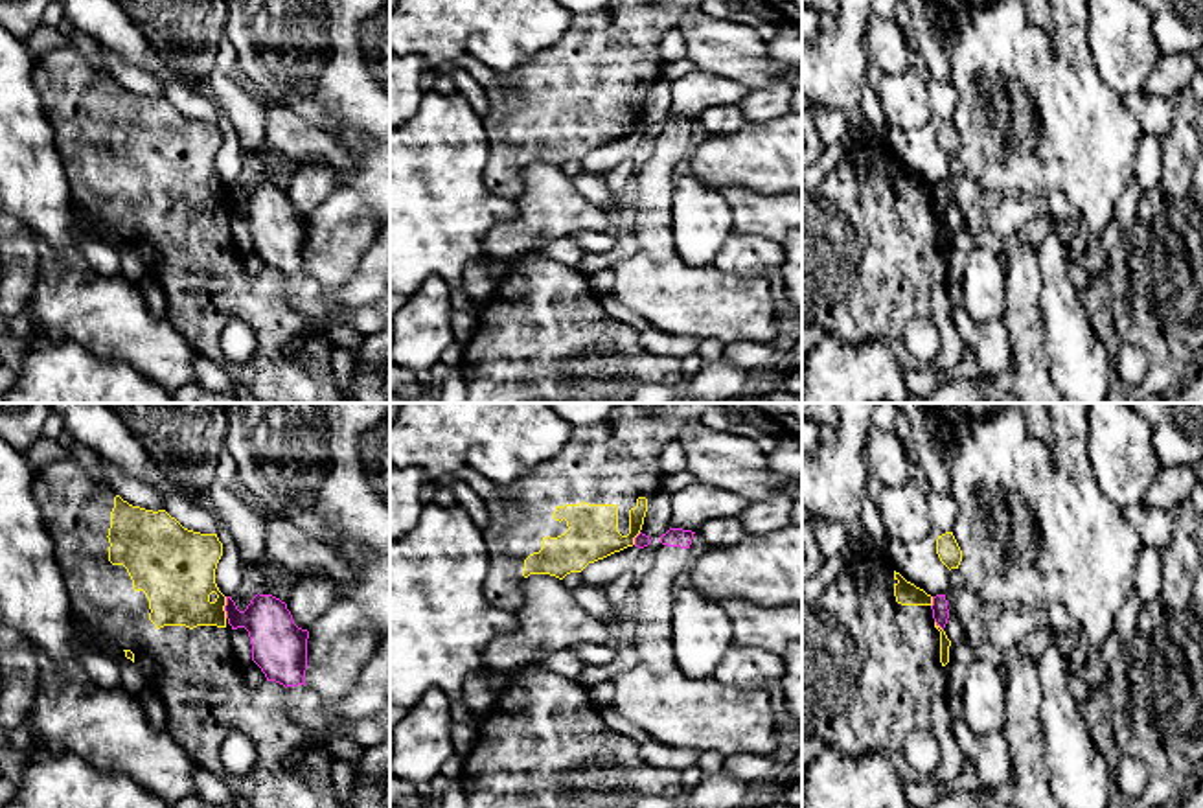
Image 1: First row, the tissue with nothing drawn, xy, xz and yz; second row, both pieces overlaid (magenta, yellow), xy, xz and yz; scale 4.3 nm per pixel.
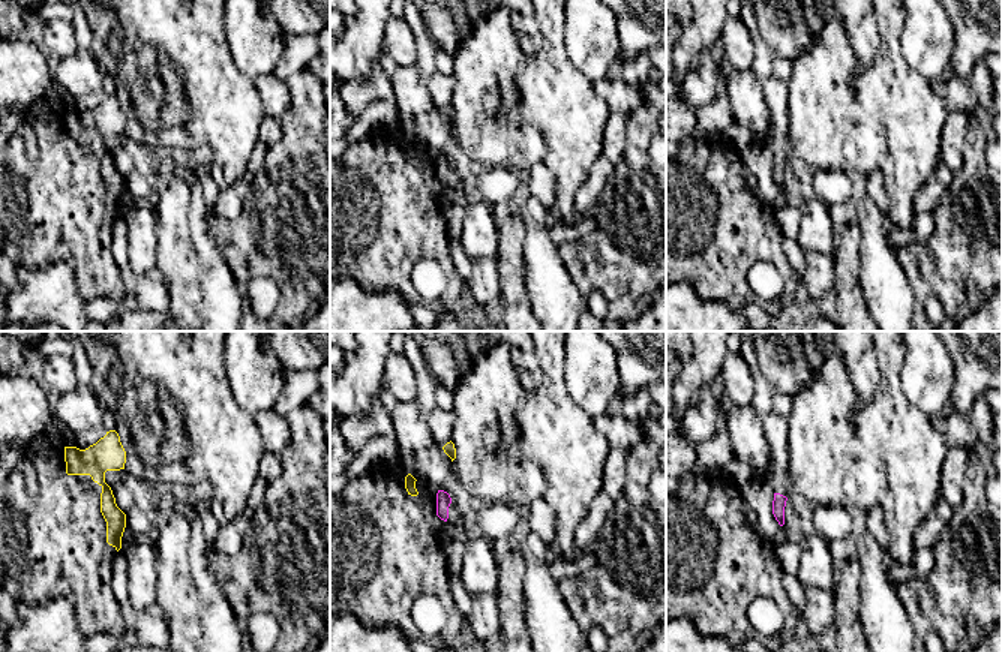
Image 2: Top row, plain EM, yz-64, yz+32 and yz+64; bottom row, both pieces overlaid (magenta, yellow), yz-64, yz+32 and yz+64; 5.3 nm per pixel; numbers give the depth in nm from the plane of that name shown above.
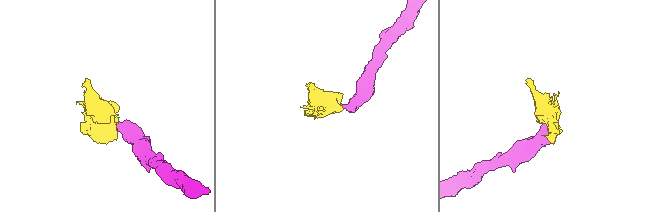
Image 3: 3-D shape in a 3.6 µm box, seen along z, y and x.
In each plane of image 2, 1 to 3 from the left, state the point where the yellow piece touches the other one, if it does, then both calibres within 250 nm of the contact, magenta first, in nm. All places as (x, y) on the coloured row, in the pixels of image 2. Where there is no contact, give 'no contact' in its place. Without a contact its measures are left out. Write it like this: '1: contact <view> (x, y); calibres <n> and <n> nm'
1: no contact
2: no contact
3: no contact

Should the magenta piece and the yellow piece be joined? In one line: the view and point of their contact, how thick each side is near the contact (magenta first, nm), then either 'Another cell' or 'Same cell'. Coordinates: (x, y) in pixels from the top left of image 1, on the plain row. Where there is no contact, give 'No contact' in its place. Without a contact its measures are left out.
Touches magenta at xy (225, 196). Thickness 220 nm (magenta) against 320 nm. Another cell

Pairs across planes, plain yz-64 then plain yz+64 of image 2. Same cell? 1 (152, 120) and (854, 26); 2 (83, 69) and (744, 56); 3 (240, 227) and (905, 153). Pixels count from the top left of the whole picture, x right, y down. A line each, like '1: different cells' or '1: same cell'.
1: different cells
2: different cells
3: different cells

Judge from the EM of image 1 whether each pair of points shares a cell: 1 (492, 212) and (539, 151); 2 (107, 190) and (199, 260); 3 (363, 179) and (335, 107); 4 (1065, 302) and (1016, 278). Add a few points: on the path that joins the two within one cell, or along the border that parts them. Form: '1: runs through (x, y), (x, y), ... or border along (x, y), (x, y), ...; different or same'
1: border along (486, 157), (484, 181), (497, 194), (514, 201); different
2: runs through (129, 190), (177, 238); same
3: runs through (370, 159), (370, 135), (355, 120); same
4: border along (1036, 249), (1042, 275), (1040, 311), (1045, 334); different

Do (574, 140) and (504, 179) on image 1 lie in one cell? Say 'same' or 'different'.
same

